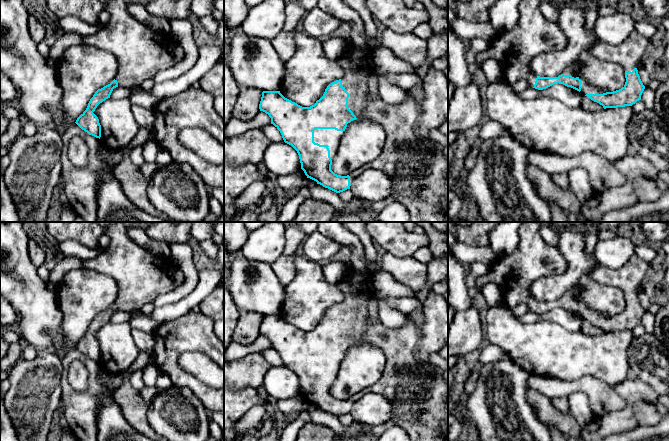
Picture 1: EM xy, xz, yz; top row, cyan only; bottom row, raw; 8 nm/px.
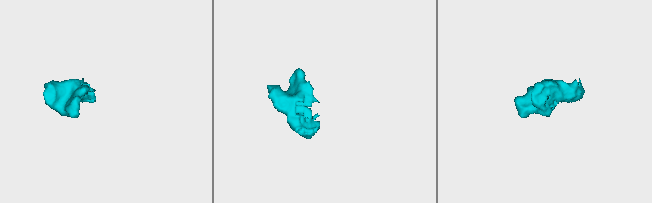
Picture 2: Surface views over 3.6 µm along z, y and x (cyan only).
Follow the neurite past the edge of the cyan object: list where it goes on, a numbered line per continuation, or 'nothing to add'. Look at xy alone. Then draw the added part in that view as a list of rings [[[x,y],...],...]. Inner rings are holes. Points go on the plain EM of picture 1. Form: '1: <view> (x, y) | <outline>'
1: xy (141, 277) | [[[116,222],[105,228],[104,234],[110,238],[110,244],[100,254],[90,260],[82,260],[84,268],[114,278],[119,286],[119,295],[115,301],[118,311],[140,311],[147,303],[153,303],[161,294],[176,289],[184,281],[184,274],[171,264],[153,256],[146,248],[138,245],[127,235],[128,222]]]

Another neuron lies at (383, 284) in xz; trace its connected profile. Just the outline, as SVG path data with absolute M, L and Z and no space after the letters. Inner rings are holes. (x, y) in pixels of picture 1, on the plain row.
M381 269L373 275L371 287L379 300L385 297L414 297L411 288L398 283L390 274Z

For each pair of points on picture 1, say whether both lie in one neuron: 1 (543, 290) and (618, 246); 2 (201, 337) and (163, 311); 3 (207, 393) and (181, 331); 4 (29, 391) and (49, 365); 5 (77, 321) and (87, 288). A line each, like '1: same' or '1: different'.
1: different
2: different
3: same
4: same
5: same

